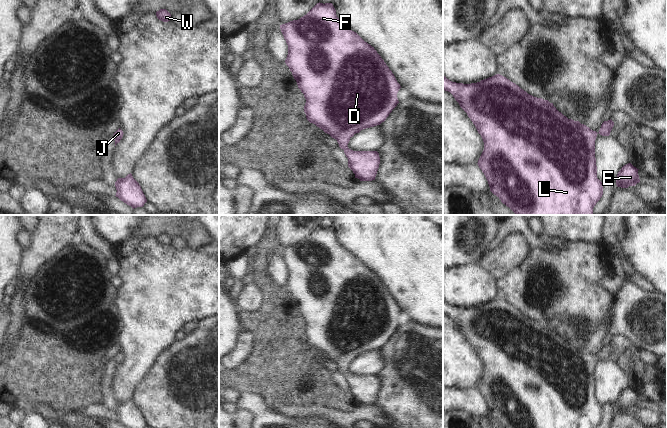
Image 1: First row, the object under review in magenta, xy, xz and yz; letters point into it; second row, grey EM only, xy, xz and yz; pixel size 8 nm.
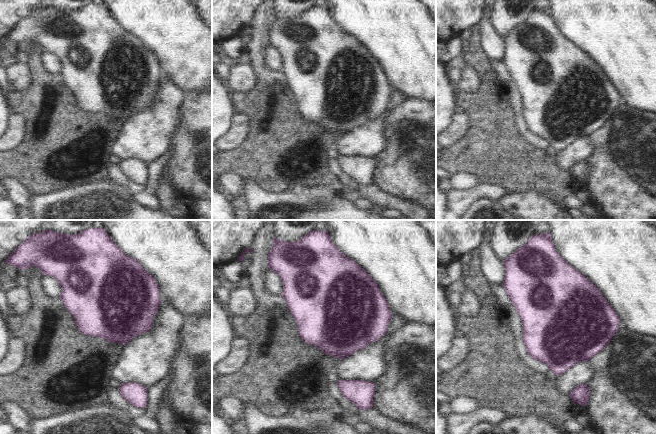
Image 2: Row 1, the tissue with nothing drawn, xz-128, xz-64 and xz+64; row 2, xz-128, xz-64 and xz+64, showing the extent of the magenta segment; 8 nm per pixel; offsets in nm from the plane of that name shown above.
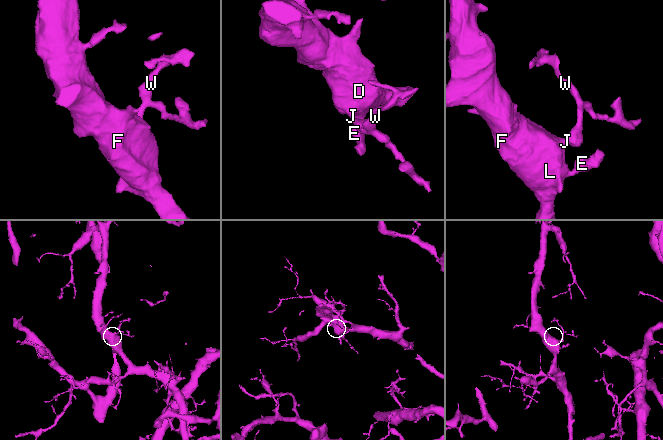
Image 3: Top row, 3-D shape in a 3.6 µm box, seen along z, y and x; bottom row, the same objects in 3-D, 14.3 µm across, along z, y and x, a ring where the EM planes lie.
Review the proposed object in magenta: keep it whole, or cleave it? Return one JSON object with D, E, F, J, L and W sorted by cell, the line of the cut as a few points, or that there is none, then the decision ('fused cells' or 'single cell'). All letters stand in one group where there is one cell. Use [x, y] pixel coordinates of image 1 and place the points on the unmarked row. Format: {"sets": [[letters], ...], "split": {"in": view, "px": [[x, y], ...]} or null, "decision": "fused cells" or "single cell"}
{"sets": [["D", "E", "F", "J", "L", "W"]], "split": null, "decision": "single cell"}

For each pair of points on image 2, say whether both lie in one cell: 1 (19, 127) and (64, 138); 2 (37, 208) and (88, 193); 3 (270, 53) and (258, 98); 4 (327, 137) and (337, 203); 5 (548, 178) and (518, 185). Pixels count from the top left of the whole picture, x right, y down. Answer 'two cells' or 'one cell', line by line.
1: two cells
2: one cell
3: two cells
4: two cells
5: one cell

